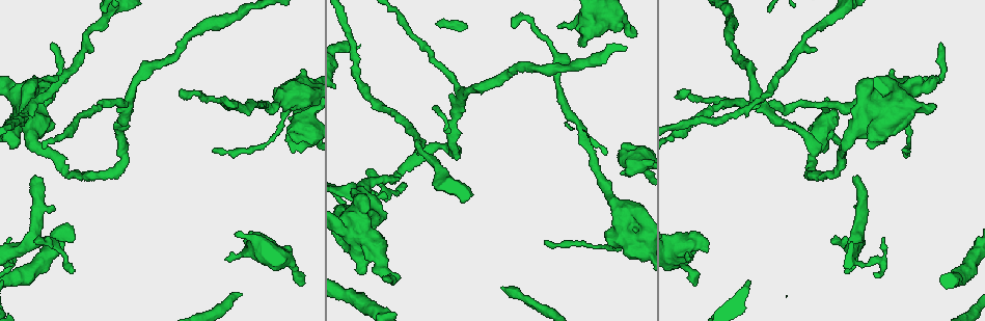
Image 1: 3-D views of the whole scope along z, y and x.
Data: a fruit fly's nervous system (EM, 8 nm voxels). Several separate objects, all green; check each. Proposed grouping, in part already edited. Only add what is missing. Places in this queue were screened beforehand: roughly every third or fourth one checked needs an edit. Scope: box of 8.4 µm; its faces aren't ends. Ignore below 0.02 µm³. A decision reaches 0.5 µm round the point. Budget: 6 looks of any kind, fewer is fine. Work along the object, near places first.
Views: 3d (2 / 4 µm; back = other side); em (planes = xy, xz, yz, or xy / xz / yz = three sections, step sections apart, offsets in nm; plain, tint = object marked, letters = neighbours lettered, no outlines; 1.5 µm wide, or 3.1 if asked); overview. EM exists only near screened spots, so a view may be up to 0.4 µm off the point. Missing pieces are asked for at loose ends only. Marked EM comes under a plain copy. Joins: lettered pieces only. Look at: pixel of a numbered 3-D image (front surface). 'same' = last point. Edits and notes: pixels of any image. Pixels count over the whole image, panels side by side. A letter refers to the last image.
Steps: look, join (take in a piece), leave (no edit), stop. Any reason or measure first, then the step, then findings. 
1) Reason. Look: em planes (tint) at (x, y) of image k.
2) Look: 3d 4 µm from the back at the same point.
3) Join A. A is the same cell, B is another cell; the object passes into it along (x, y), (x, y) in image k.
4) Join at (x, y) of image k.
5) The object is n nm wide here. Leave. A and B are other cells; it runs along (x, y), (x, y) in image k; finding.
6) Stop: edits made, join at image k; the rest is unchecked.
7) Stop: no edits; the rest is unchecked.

Long arm stops here. Look: em planes (letters) at (383, 276) of image 1.

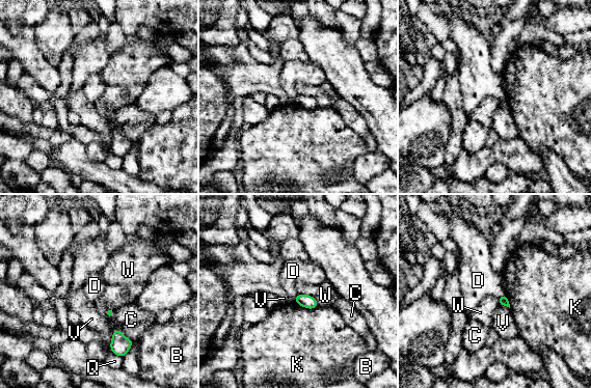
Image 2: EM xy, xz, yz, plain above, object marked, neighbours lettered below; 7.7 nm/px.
Leave. B, C, D, K, Q, V and W are other cells; a border runs along (505, 294), (498, 300) in image 2; no lettered piece goes on from it.

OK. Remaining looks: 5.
Stops while still wide. Look: em planes (tint) at (579, 45) of image 1.

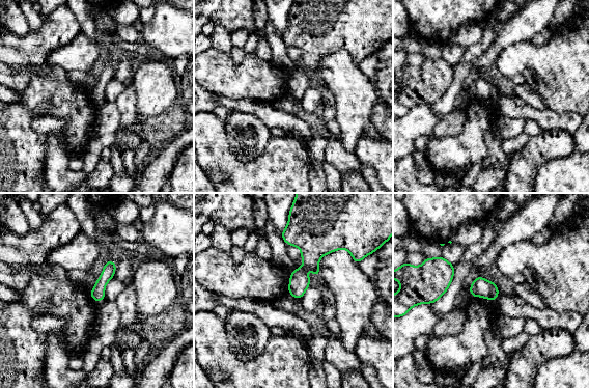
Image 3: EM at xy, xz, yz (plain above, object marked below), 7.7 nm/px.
See the neighbours. Look: em planes (letters) at the same point.

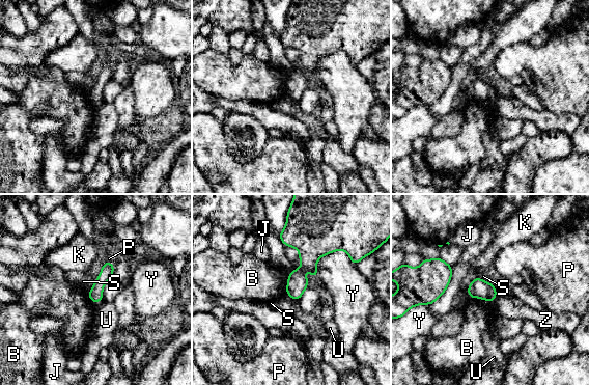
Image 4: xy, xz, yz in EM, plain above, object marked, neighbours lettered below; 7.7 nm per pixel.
Leave. B, J, K, P, S, U, Y and Z are other cells; a border runs along (476, 276), (489, 281), (494, 285) in image 4; none of them fits.

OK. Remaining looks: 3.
An open end. Look: em planes (letters) at (179, 90) of image 1.

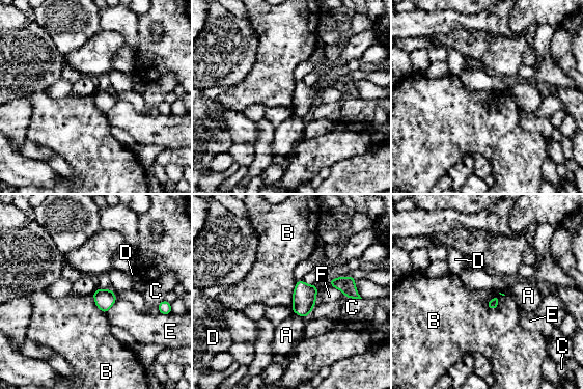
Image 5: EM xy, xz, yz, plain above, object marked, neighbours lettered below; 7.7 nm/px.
Leave. A, B, C, D, E and F are other cells; a border runs along (496, 295), (487, 304), (489, 309) in image 5; none of them fits.

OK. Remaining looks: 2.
Stop: no edits; the rest is unchecked.

